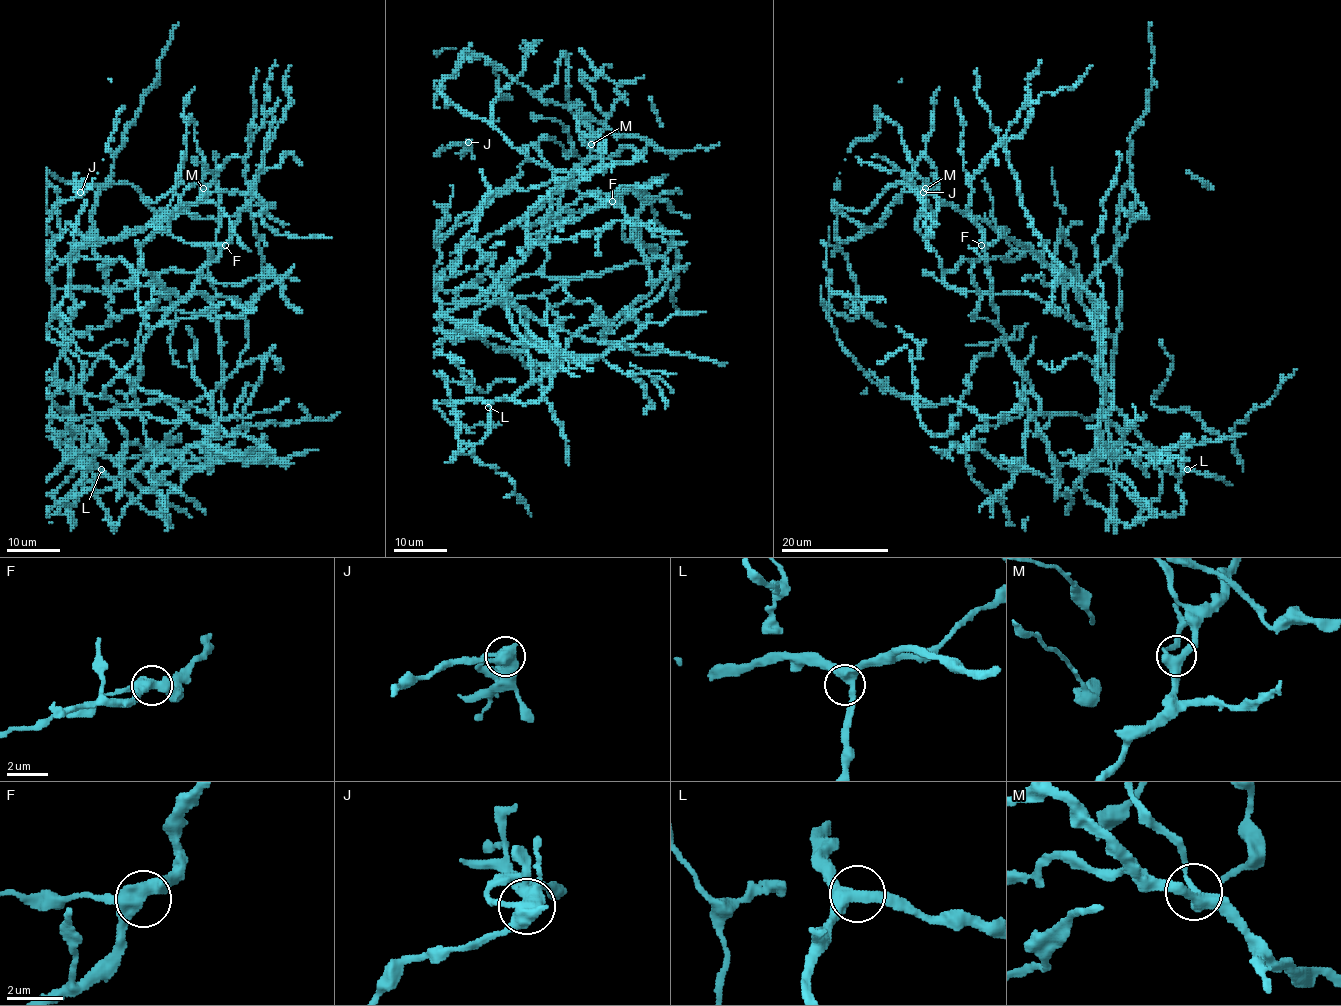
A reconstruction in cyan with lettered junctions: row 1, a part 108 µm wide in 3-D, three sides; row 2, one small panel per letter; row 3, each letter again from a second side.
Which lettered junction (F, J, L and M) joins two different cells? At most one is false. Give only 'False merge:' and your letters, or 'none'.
False merge: J

